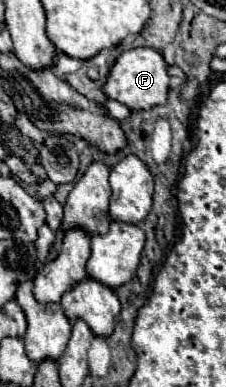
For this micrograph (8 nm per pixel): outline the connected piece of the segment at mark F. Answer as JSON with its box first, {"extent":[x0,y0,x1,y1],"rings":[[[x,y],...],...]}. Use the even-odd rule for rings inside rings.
{"extent":[103,48,169,110],"rings":[[[133,48],[123,52],[107,74],[107,84],[103,84],[103,94],[111,100],[121,102],[129,110],[149,110],[157,104],[165,104],[169,90],[169,74],[167,64],[161,52],[153,48]]]}

